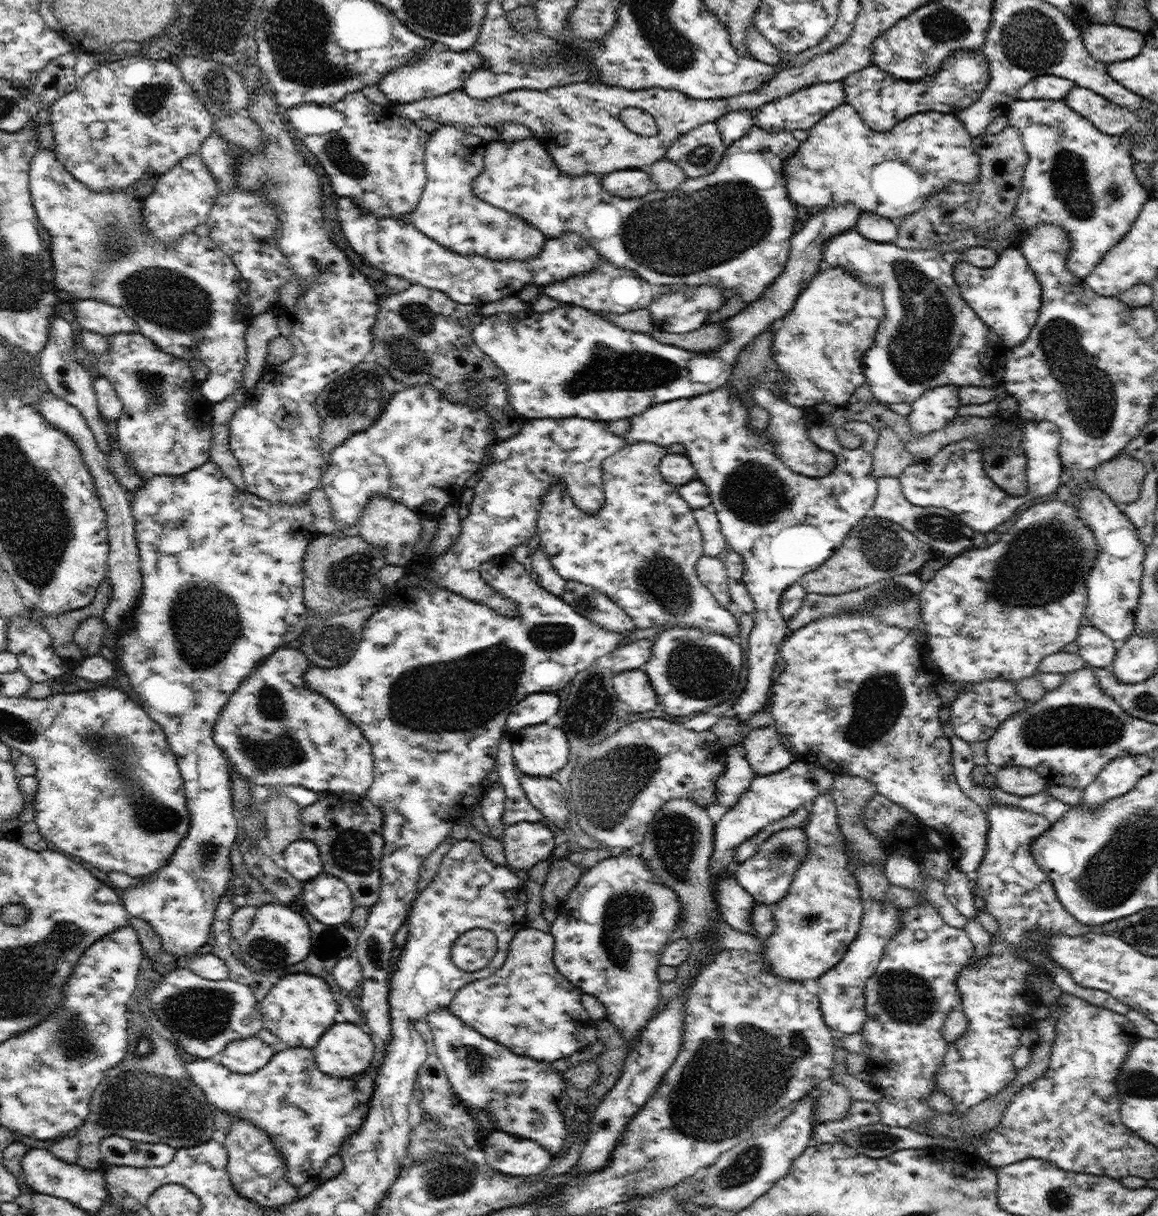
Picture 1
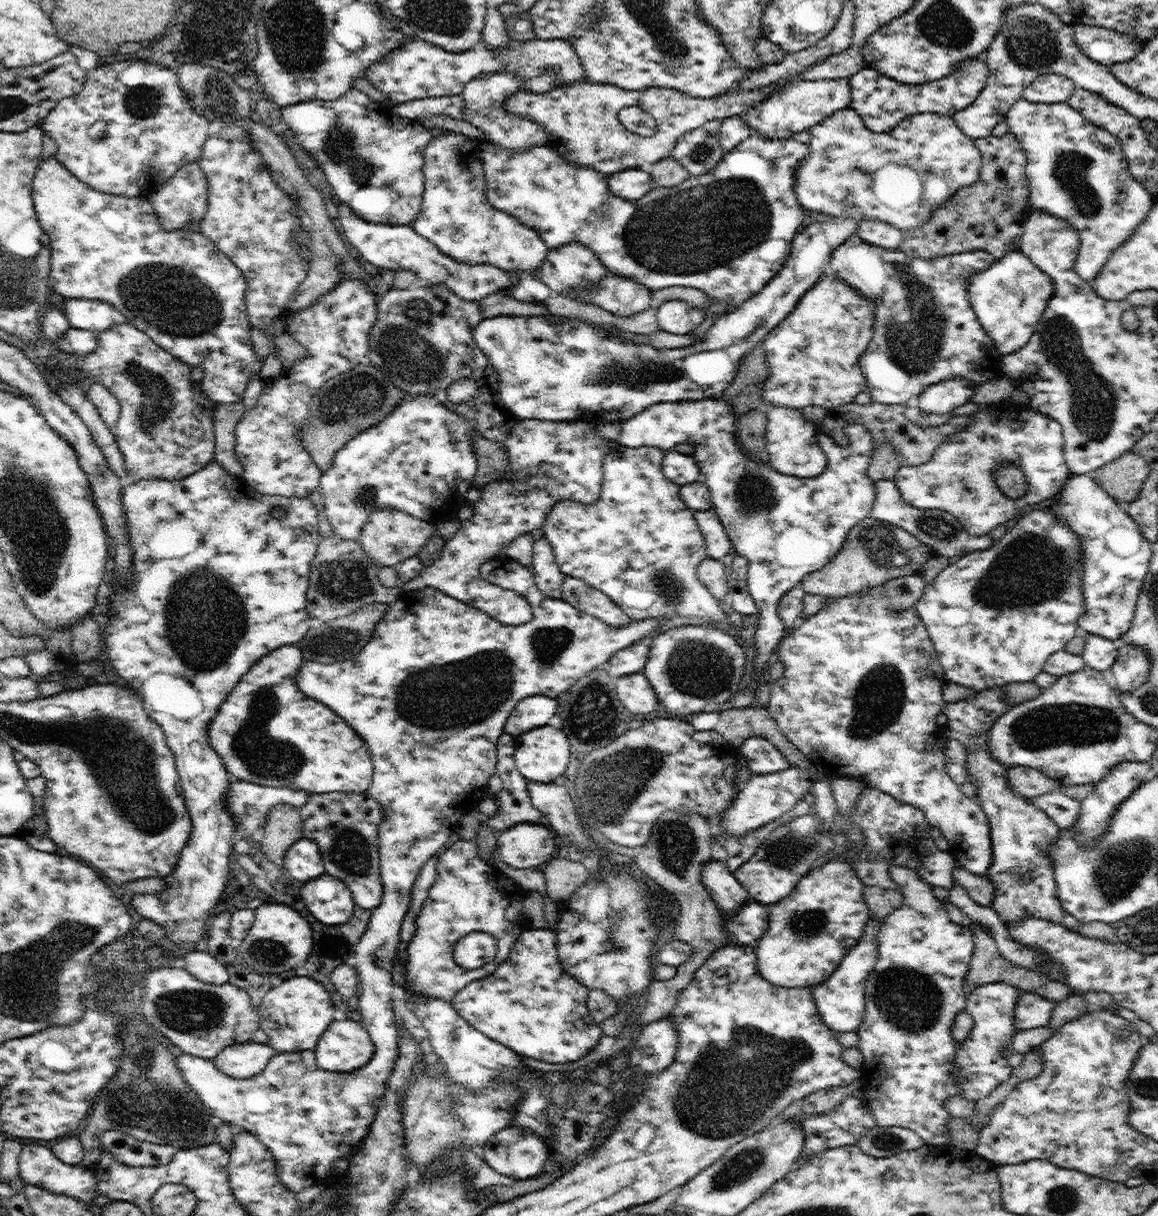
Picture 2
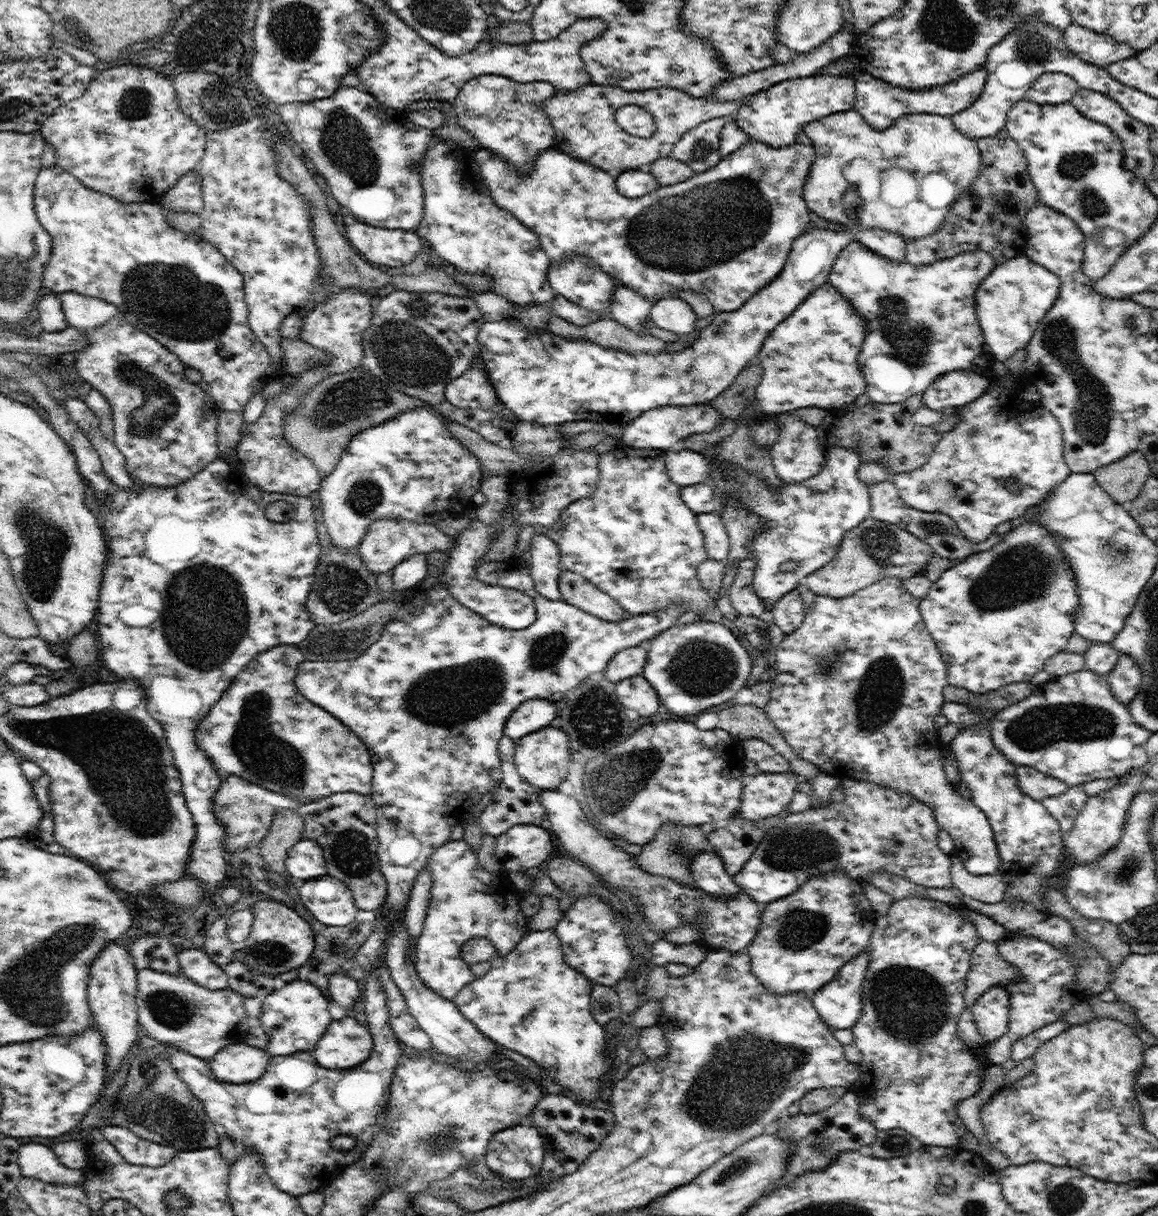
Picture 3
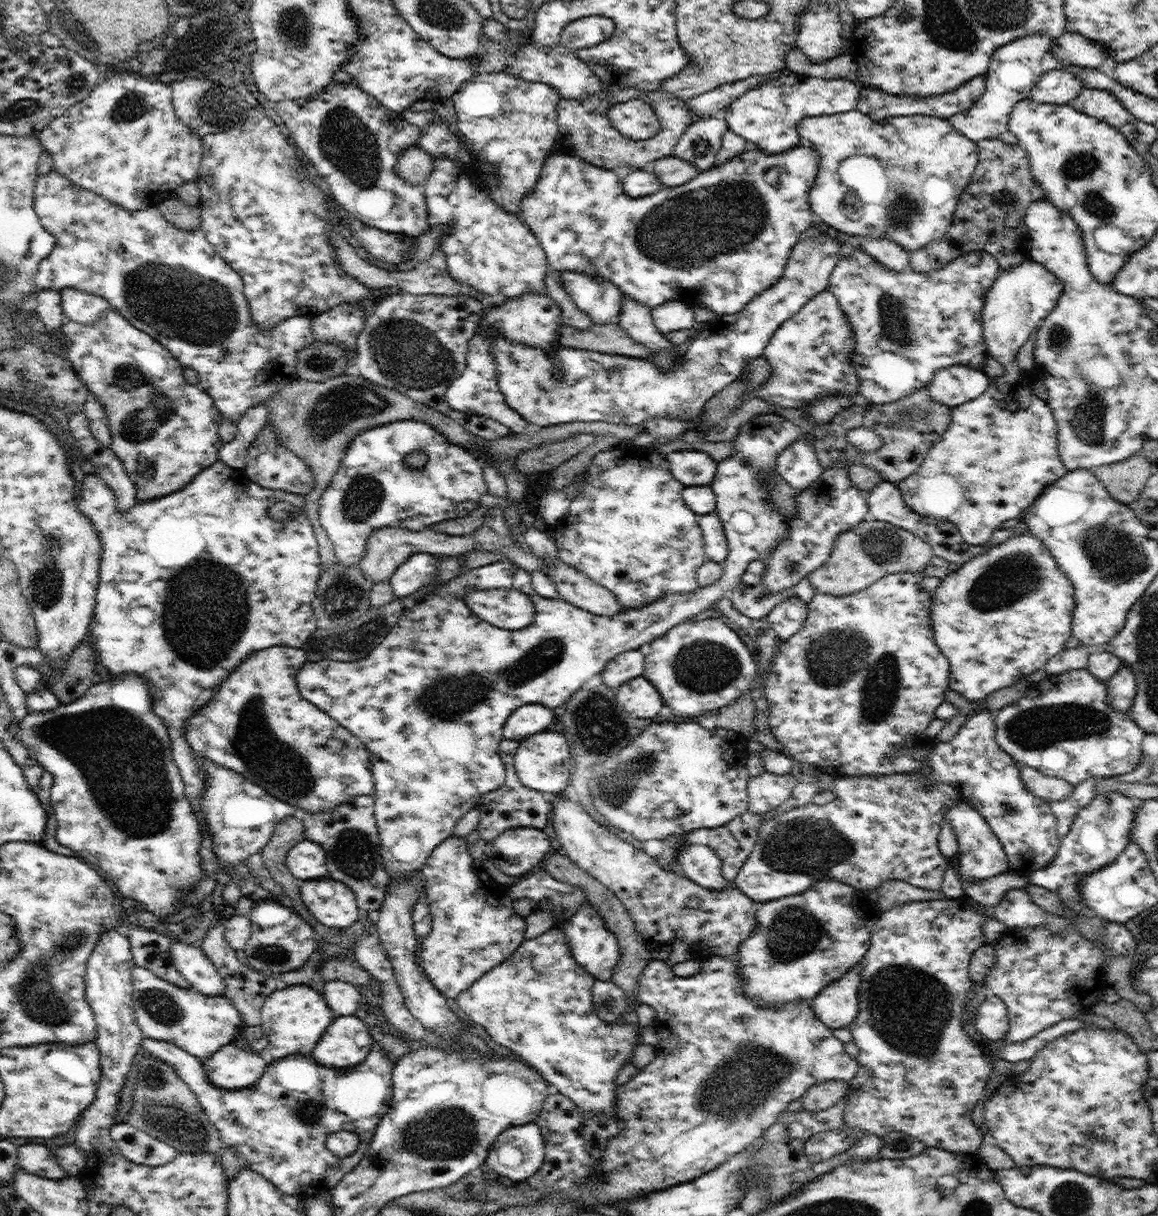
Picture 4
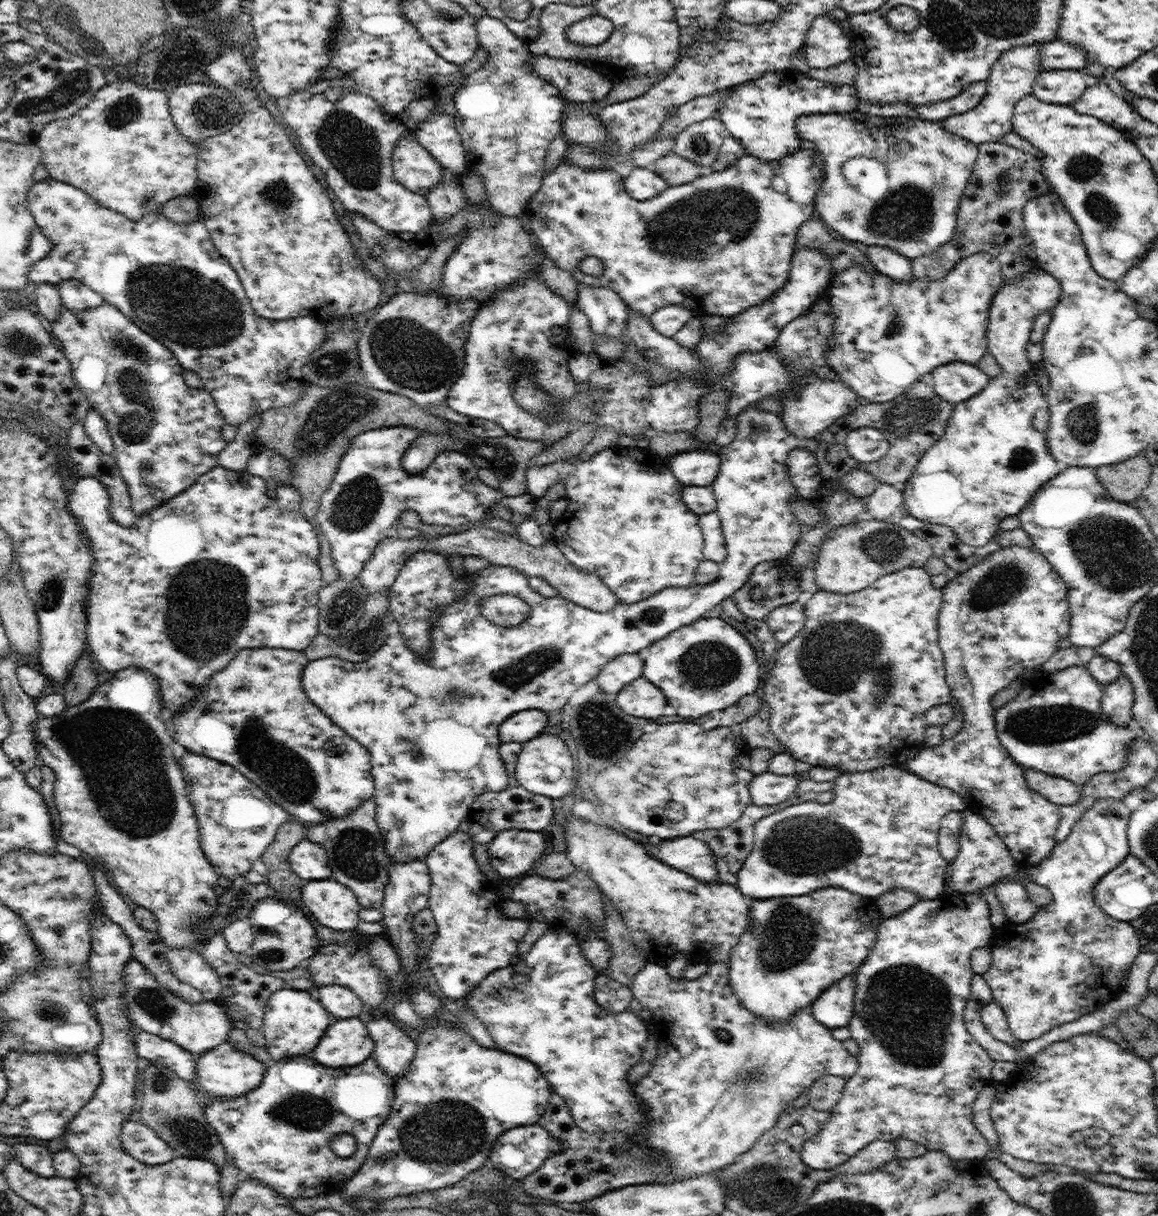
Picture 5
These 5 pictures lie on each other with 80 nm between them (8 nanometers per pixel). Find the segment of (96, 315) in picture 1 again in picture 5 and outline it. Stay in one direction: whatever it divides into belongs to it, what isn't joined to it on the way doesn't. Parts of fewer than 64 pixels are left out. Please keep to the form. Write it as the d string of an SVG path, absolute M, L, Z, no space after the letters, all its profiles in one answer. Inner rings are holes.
M62 281L57 287L64 308L73 313L83 313L85 310L95 309L105 302L98 293L80 281Z

